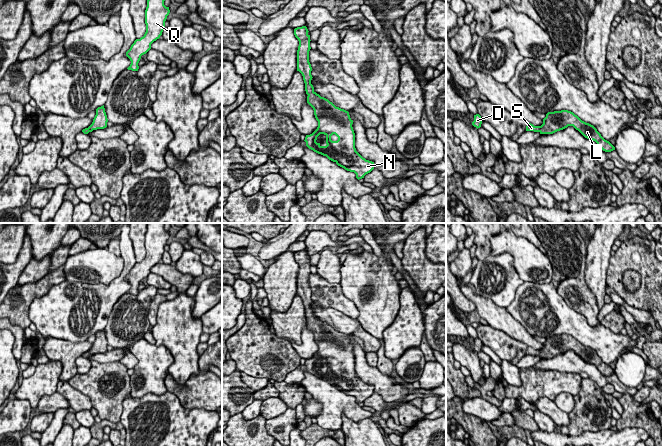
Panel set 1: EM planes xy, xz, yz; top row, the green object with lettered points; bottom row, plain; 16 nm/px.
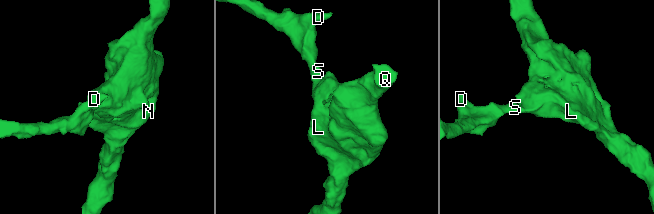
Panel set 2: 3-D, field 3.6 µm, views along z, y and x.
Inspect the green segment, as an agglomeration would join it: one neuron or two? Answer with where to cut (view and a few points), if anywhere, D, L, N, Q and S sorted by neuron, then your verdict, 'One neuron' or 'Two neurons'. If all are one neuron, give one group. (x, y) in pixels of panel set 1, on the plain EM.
No split. Groups: D L N Q S. One neuron

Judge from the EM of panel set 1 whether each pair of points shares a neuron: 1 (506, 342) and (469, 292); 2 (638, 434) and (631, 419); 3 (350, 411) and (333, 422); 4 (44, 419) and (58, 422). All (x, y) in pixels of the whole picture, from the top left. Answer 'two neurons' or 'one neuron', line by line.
1: two neurons
2: two neurons
3: one neuron
4: two neurons

